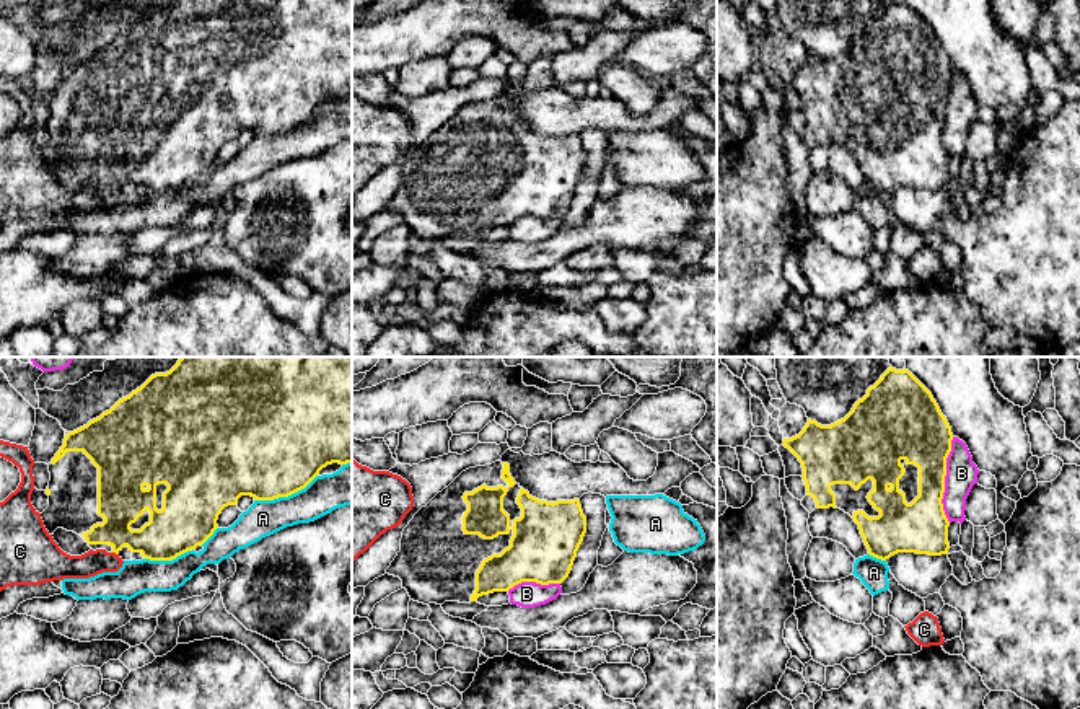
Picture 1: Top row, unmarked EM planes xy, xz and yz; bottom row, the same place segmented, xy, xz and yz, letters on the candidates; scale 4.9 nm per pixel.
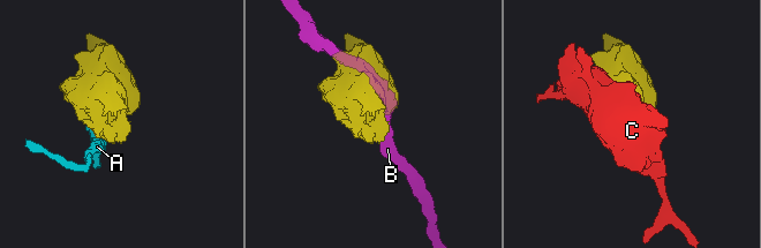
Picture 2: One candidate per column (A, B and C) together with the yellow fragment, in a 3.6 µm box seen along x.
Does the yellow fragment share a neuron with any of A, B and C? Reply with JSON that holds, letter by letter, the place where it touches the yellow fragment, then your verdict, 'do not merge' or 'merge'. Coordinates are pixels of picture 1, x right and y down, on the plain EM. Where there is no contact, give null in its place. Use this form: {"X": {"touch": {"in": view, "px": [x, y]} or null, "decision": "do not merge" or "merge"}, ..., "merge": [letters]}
{"A": {"touch": {"in": "xy", "px": [285, 131]}, "decision": "do not merge"}, "B": {"touch": {"in": "yz", "px": [943, 114]}, "decision": "do not merge"}, "C": {"touch": {"in": "xy", "px": [116, 188]}, "decision": "do not merge"}, "merge": []}

